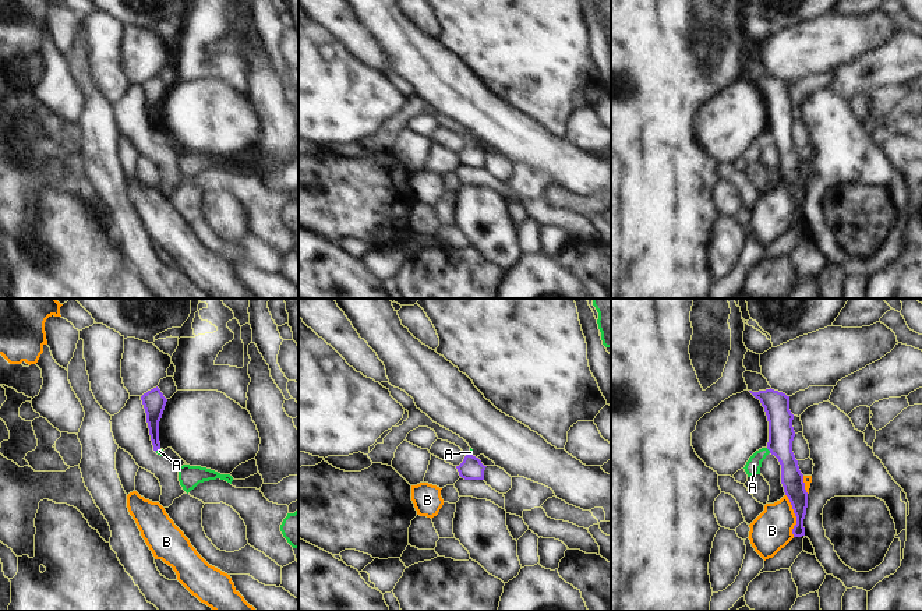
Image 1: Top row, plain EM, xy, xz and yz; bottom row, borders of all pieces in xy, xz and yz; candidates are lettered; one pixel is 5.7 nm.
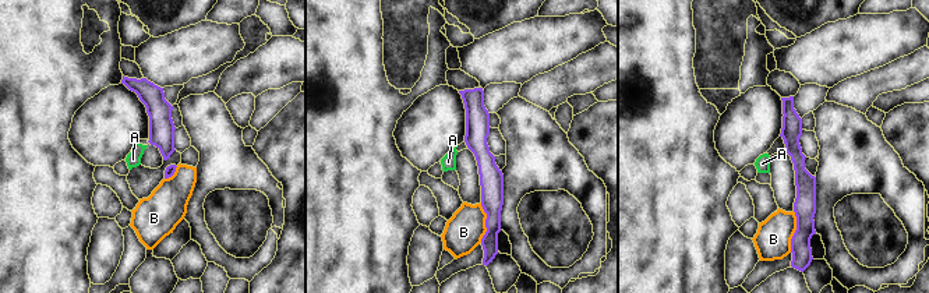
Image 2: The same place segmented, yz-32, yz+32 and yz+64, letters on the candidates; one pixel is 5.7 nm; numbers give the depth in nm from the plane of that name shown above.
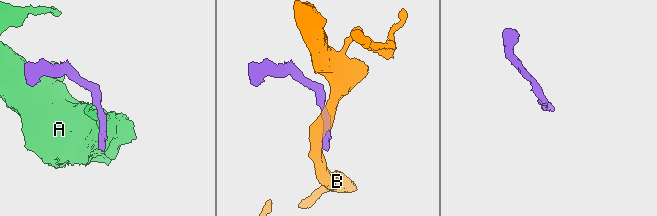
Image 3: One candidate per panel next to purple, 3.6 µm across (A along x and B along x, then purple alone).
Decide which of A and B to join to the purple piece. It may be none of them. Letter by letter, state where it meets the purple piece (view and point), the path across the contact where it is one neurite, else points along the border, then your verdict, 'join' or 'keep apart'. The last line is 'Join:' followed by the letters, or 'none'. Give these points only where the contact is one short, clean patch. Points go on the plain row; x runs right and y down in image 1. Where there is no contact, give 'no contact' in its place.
A: contact yz (769, 137); border yz (766, 136), (770, 140); keep apart
B: contact yz (795, 202); keep apart
Join: none

